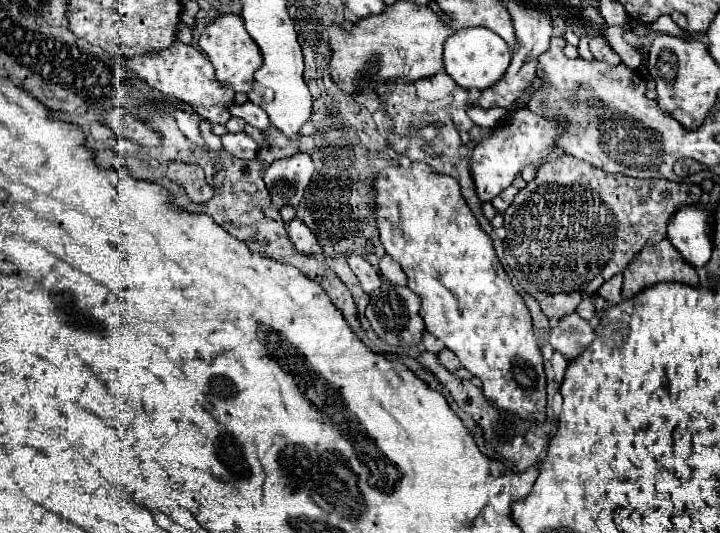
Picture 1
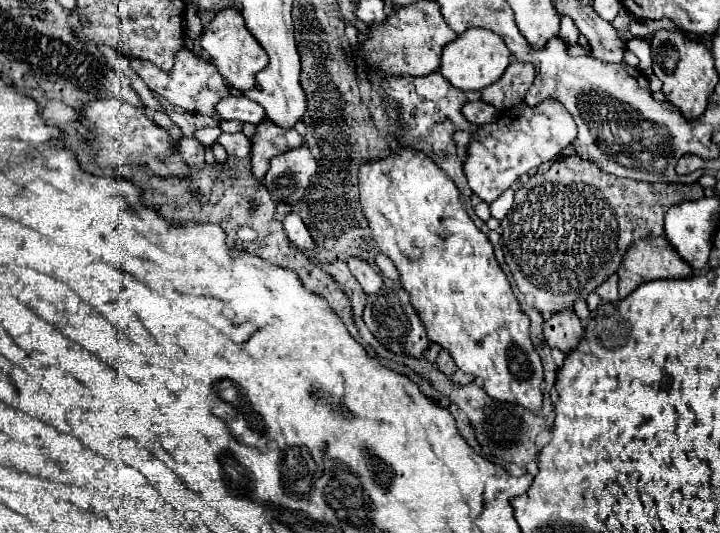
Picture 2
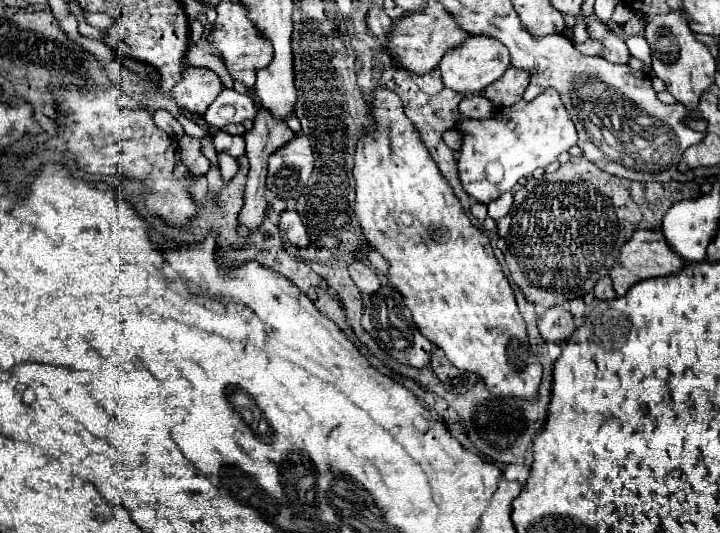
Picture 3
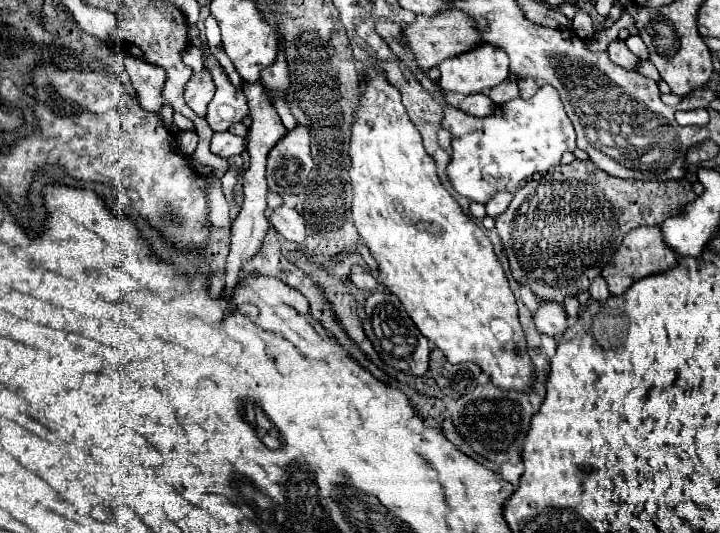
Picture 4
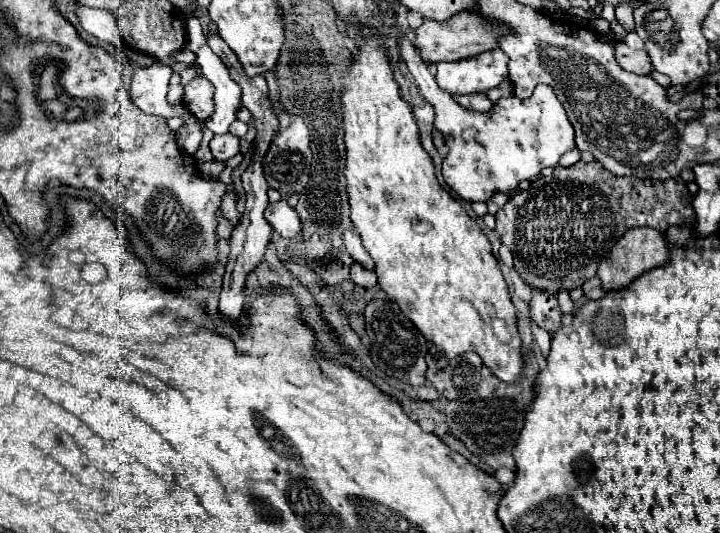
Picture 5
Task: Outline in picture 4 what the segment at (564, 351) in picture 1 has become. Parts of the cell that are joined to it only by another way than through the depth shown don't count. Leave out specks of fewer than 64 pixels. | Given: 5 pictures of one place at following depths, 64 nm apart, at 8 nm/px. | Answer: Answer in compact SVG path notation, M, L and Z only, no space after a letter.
M540 302L540 308L534 314L534 322L536 322L536 330L540 334L552 336L552 338L560 338L566 328L568 328L568 316L564 306L556 304L556 302Z

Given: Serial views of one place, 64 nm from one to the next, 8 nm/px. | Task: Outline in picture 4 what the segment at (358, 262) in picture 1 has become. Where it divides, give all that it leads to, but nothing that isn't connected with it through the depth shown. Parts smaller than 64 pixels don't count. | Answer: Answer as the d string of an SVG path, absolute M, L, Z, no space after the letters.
M352 266L352 272L350 272L350 282L360 288L360 290L366 290L366 292L372 292L378 288L378 282L376 278L362 266Z

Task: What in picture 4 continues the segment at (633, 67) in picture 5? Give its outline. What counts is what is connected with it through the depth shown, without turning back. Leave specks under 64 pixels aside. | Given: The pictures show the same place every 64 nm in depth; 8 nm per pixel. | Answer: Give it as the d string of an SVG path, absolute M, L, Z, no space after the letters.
M612 40L610 42L610 46L608 46L608 56L610 56L610 60L614 62L614 64L618 64L618 66L624 66L624 68L628 68L628 70L634 70L636 68L636 62L638 62L638 58L626 48L626 44L622 42L622 40Z

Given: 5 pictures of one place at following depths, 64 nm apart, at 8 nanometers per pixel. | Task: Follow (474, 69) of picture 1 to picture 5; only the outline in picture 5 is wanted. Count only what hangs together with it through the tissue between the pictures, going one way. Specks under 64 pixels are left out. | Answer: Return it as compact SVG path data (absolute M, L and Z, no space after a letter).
M498 50L476 54L458 62L440 62L436 82L450 94L488 92L508 78L508 56Z

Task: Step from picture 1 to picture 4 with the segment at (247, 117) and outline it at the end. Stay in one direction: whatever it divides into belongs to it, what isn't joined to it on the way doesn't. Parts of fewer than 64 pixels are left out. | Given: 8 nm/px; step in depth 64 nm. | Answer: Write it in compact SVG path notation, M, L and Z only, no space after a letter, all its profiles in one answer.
M202 48L202 50L206 54L206 68L212 72L212 78L216 84L216 94L208 106L206 120L214 132L224 132L228 130L230 124L242 122L246 116L250 116L248 102L242 90L238 90L222 72L216 58L210 56L210 50L208 48Z

